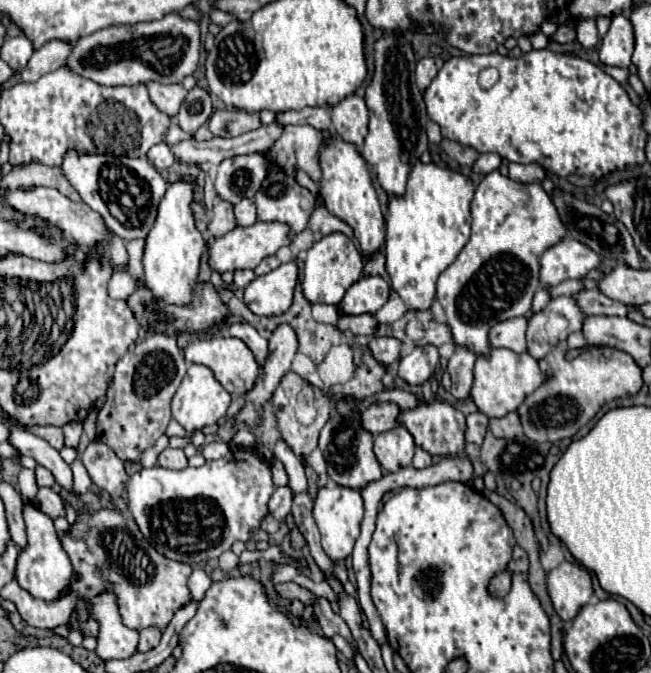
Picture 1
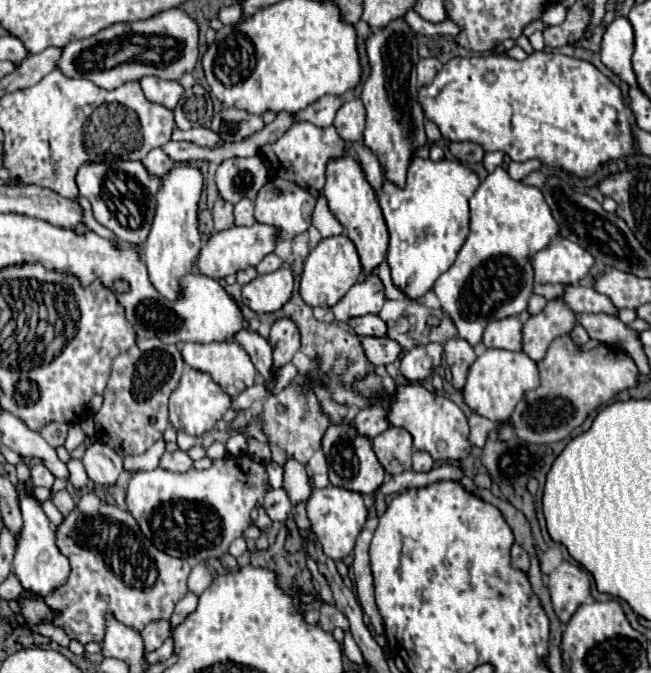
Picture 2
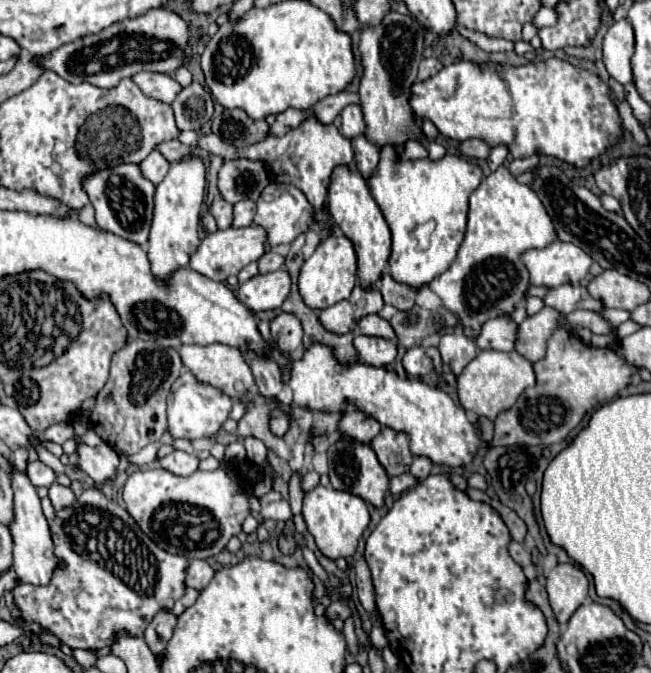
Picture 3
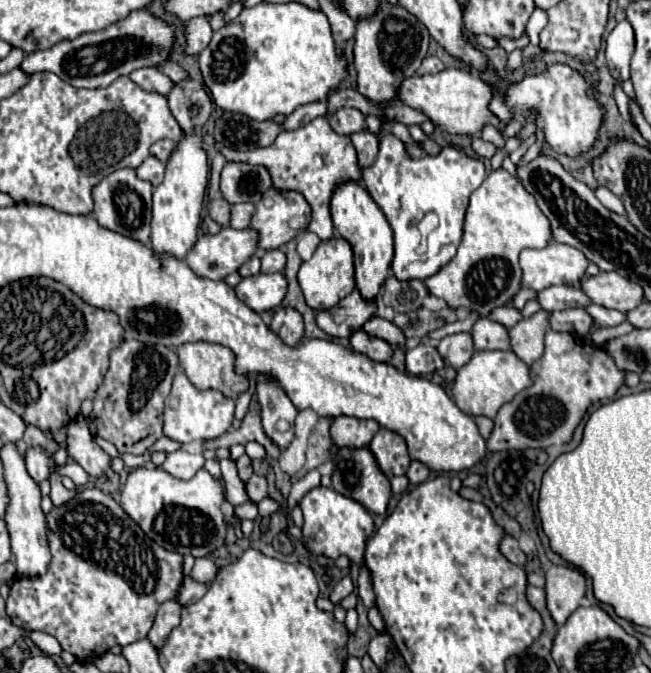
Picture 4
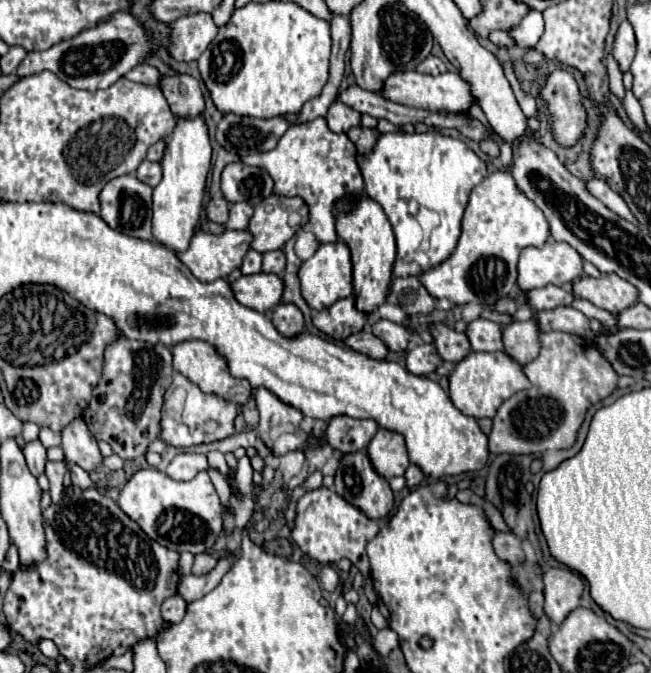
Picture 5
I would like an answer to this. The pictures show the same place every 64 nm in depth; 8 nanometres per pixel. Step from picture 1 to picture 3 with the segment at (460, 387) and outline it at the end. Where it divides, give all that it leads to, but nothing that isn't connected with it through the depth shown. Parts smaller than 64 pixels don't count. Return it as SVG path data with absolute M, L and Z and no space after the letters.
M444 336L438 346L442 360L452 368L452 372L458 376L462 368L476 356L476 344L470 336Z

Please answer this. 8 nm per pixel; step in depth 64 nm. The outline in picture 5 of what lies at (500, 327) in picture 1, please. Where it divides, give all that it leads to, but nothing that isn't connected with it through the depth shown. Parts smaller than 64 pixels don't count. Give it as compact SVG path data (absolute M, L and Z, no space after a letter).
M478 318L466 326L466 336L474 352L502 350L502 328L486 318Z

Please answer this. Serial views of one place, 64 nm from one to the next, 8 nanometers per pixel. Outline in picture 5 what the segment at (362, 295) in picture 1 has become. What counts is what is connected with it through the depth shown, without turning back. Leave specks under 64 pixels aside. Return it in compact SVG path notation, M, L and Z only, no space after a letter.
M354 298L338 300L332 308L322 310L314 318L314 326L324 332L326 336L334 336L334 340L346 340L348 336L360 332L366 324L366 318L362 312L356 312Z

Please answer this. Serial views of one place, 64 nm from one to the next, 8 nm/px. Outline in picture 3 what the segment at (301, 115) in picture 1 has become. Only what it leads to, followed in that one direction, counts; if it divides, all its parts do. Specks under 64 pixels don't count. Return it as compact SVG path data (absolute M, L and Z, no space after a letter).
M338 92L334 96L326 96L320 104L312 106L312 110L316 112L316 118L322 122L322 124L332 124L332 120L340 114L340 110L348 104L360 104L360 98L358 94L354 92Z

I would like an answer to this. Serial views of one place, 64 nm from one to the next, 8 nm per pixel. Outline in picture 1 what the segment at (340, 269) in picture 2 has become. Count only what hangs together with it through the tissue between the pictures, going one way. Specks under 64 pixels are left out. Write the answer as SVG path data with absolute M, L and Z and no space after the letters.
M328 234L322 236L308 250L308 258L304 262L304 278L302 292L310 304L340 304L346 290L360 278L364 268L364 260L356 248L356 244L344 234Z

